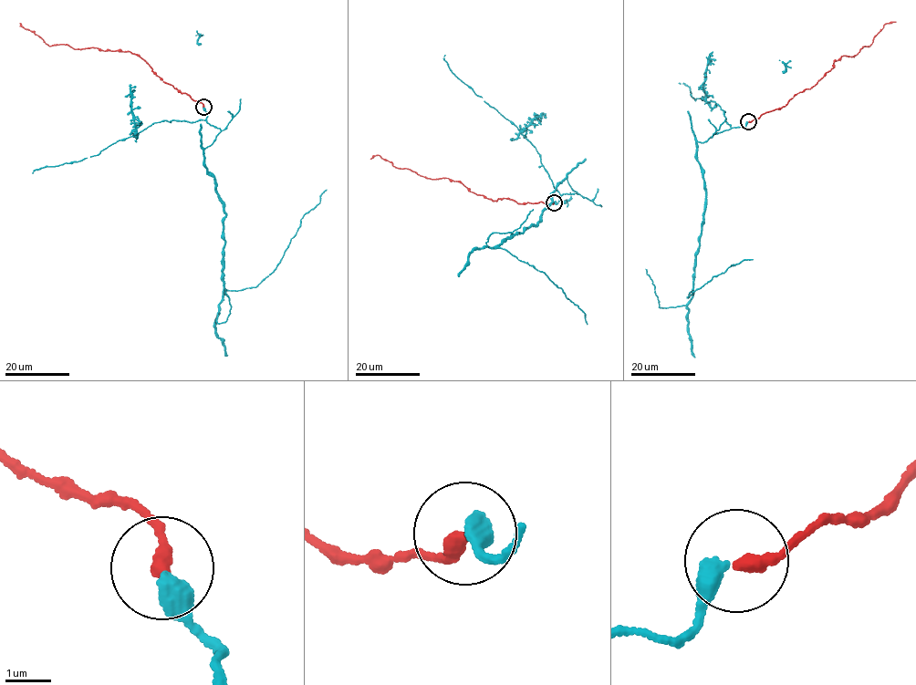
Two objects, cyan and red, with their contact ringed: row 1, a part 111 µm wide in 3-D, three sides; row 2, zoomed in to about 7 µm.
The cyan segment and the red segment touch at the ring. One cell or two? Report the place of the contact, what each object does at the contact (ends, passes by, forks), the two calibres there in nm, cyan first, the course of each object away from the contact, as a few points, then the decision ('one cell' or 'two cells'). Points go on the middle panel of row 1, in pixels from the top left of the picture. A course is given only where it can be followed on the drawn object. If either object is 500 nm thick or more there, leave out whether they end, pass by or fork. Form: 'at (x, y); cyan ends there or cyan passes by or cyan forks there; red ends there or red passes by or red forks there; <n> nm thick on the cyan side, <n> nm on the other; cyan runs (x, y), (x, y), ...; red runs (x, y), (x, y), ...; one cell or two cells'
at (554, 202); cyan ends there; red ends there; 440 nm thick on the cyan side, 320 nm on the other; cyan runs (555, 202), (578, 193), (566, 179), (536, 224), (499, 246), (544, 273), (584, 312), (587, 324); red runs (554, 202), (495, 201), (457, 181), (430, 179), (379, 156), (370, 158); one cell

